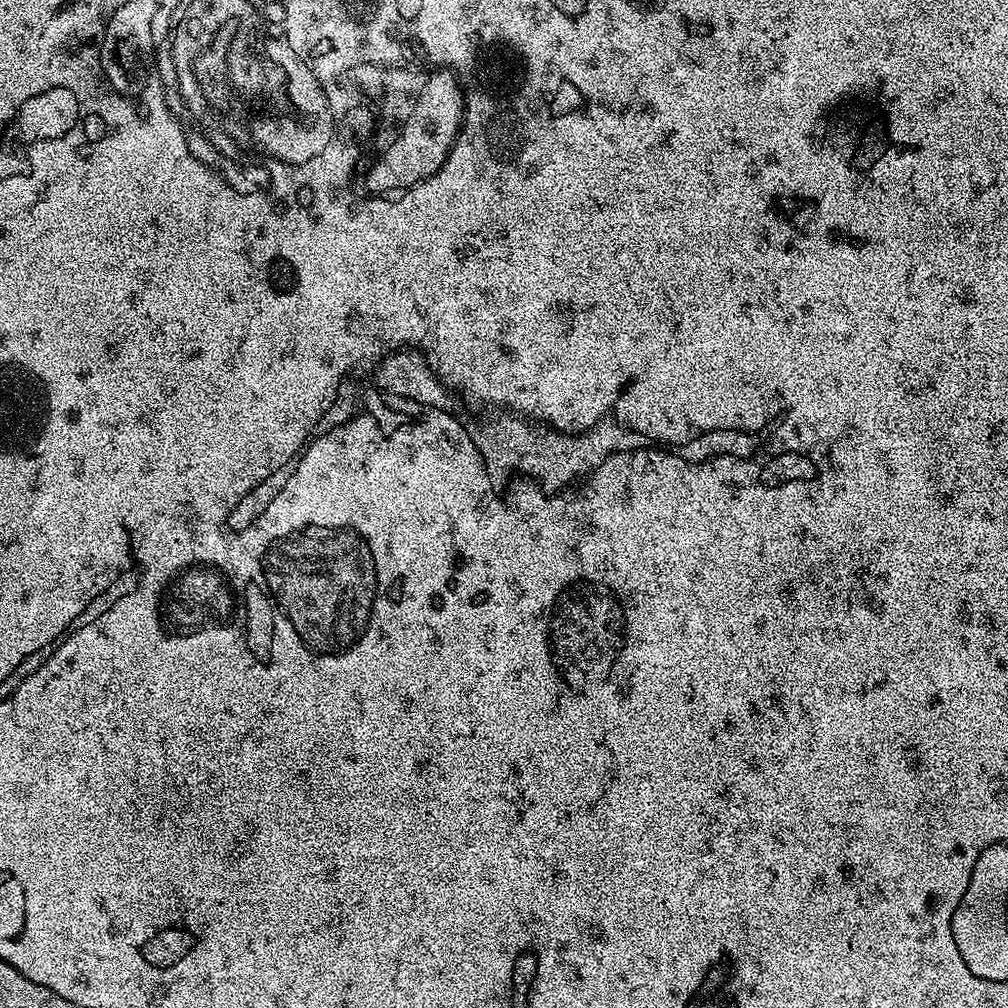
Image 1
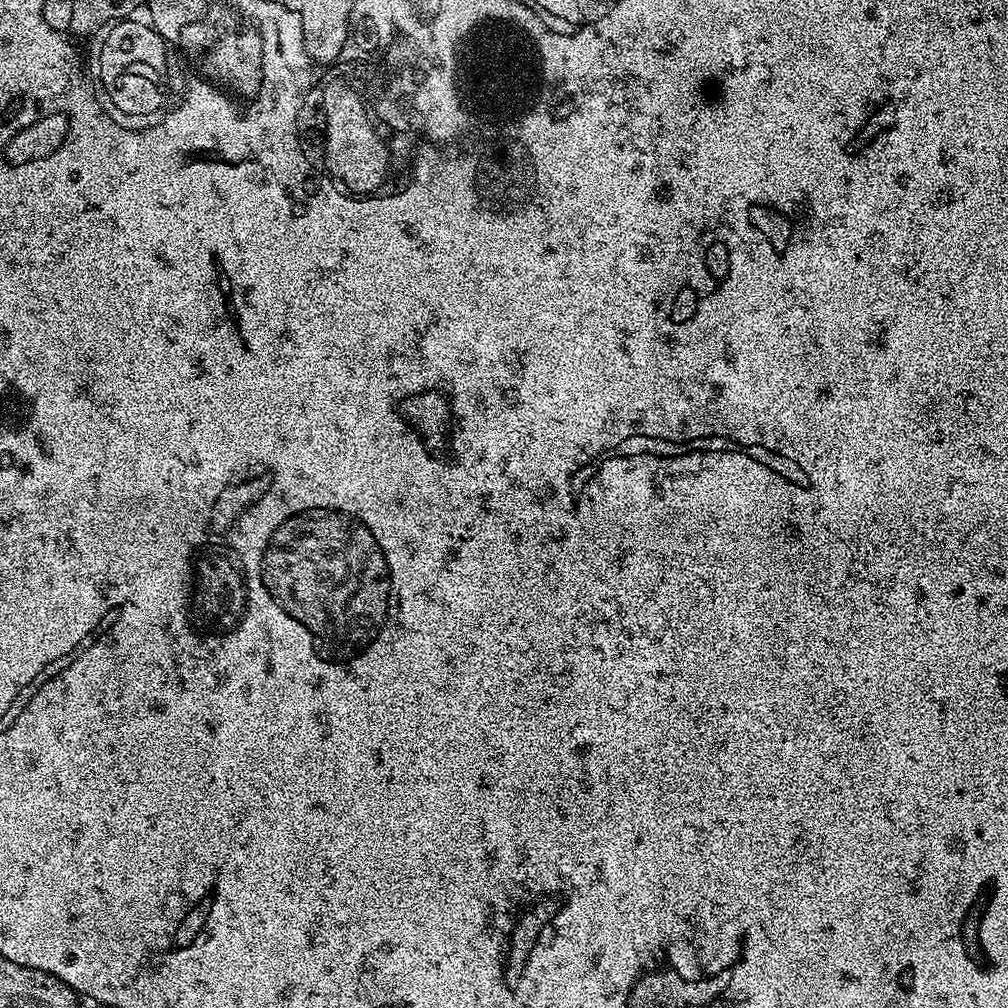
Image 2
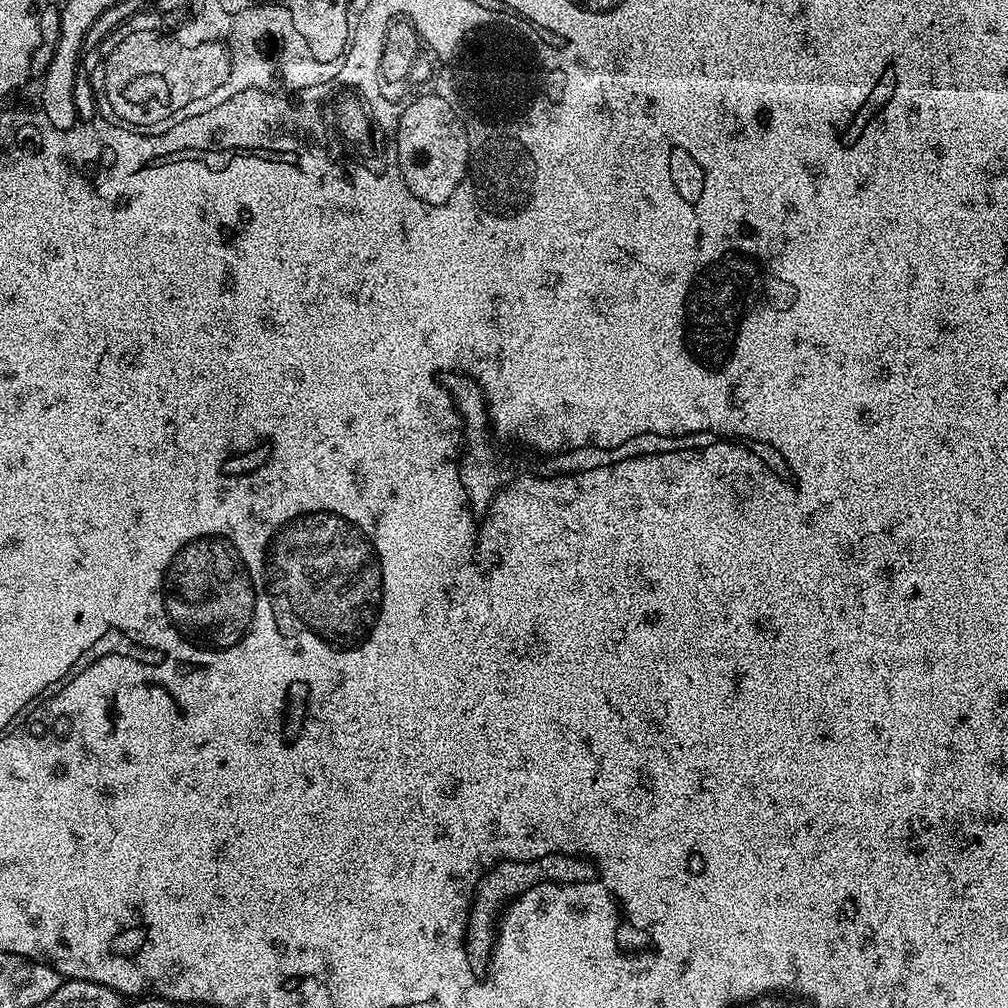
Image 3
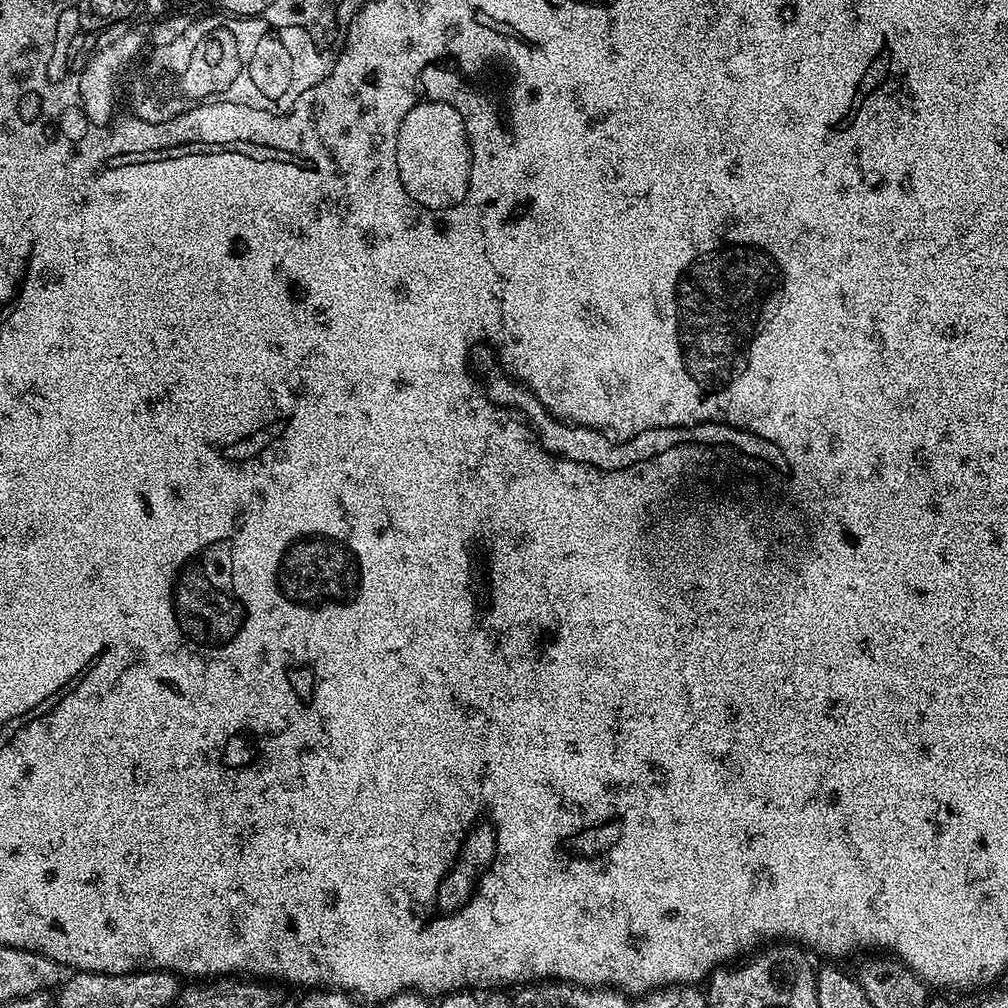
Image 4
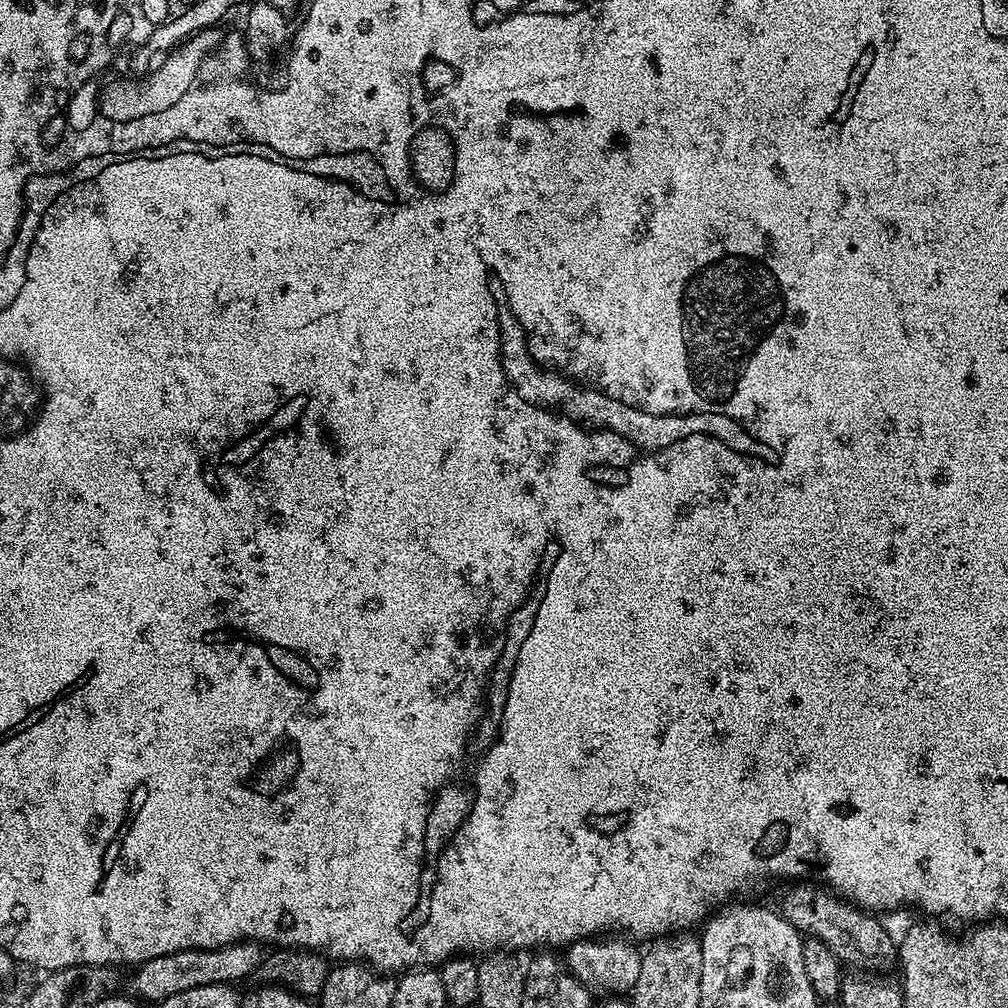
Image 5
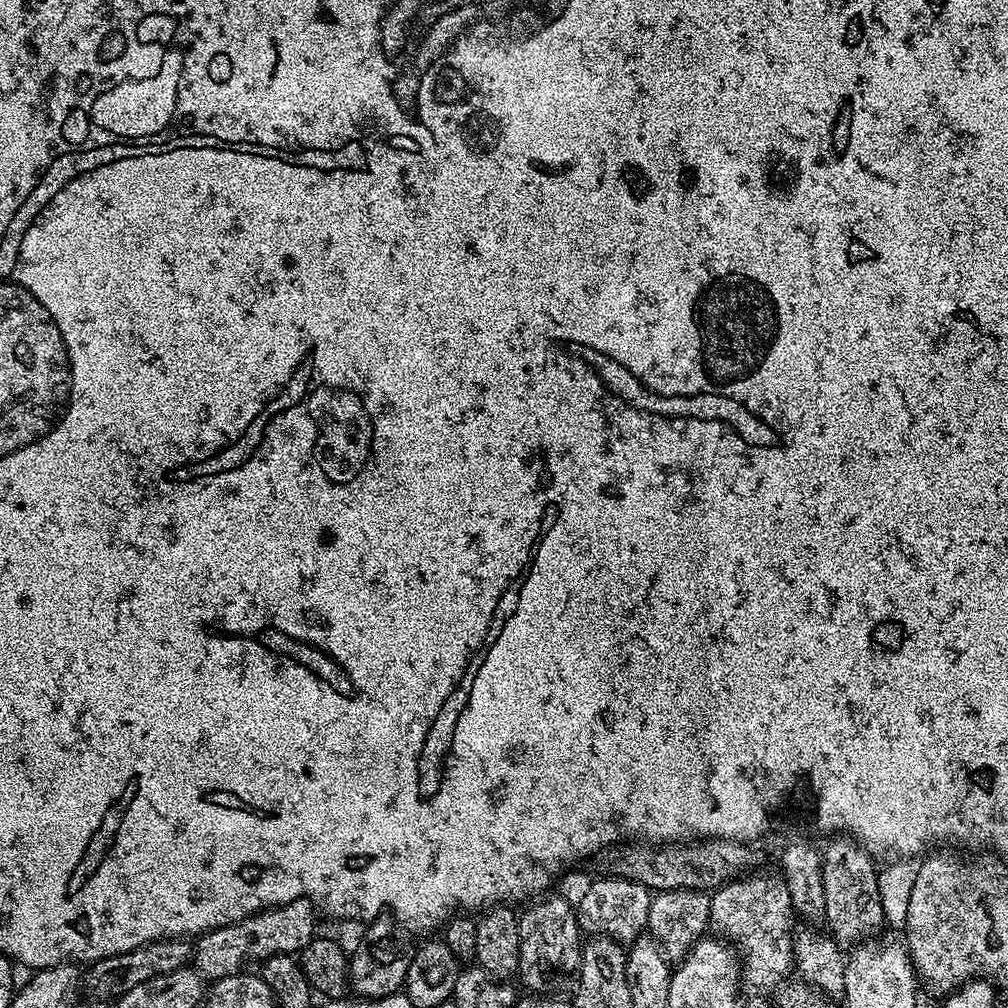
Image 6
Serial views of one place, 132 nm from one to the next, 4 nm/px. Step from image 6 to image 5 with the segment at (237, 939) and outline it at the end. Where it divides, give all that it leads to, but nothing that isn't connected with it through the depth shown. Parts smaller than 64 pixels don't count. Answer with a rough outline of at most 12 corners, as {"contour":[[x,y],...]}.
{"contour":[[256,942],[178,950],[139,965],[126,988],[159,1002],[255,973]]}

